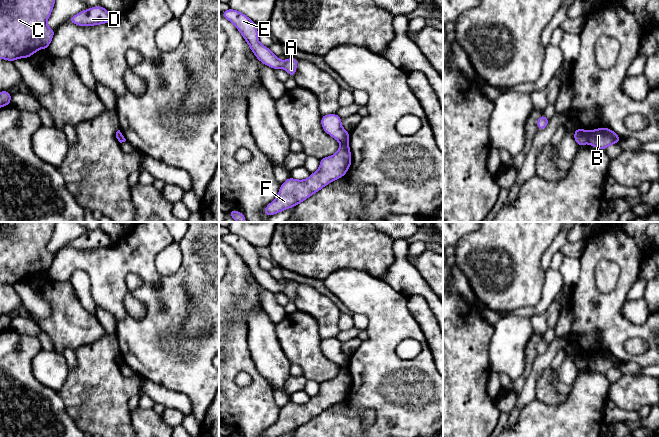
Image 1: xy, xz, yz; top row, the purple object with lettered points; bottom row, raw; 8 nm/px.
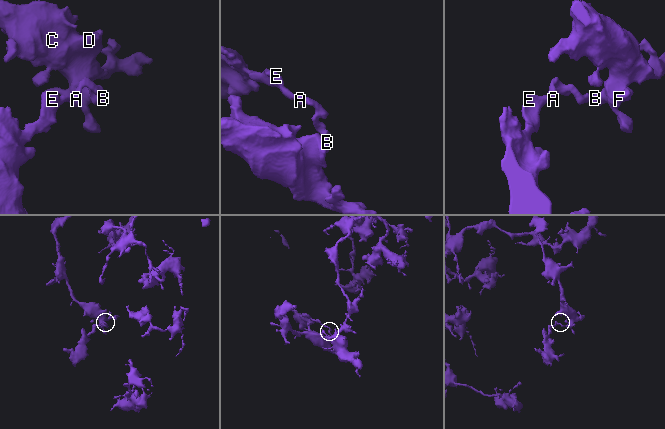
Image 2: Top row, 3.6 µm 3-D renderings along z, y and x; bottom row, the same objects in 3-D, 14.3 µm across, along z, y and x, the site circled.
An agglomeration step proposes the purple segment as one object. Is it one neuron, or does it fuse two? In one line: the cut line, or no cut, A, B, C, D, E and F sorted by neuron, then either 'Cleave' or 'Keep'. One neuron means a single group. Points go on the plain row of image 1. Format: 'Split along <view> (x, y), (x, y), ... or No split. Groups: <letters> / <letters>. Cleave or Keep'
Split along yz (589, 356), (587, 366). Groups: A E / B C D F. Cleave

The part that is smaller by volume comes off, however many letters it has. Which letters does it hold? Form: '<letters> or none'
A, E

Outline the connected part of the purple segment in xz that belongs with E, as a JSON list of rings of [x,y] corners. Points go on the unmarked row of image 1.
[[[231,232],[223,235],[221,239],[235,249],[260,286],[274,294],[282,292],[289,297],[290,301],[295,300],[298,283],[290,281],[287,284],[282,285],[268,271],[262,269],[258,265],[256,247],[249,241],[238,234],[233,234]]]

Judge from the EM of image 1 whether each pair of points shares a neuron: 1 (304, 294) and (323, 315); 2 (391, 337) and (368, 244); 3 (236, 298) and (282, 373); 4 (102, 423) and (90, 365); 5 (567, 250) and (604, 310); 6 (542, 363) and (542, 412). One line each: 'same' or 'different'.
1: same
2: different
3: different
4: same
5: different
6: different

